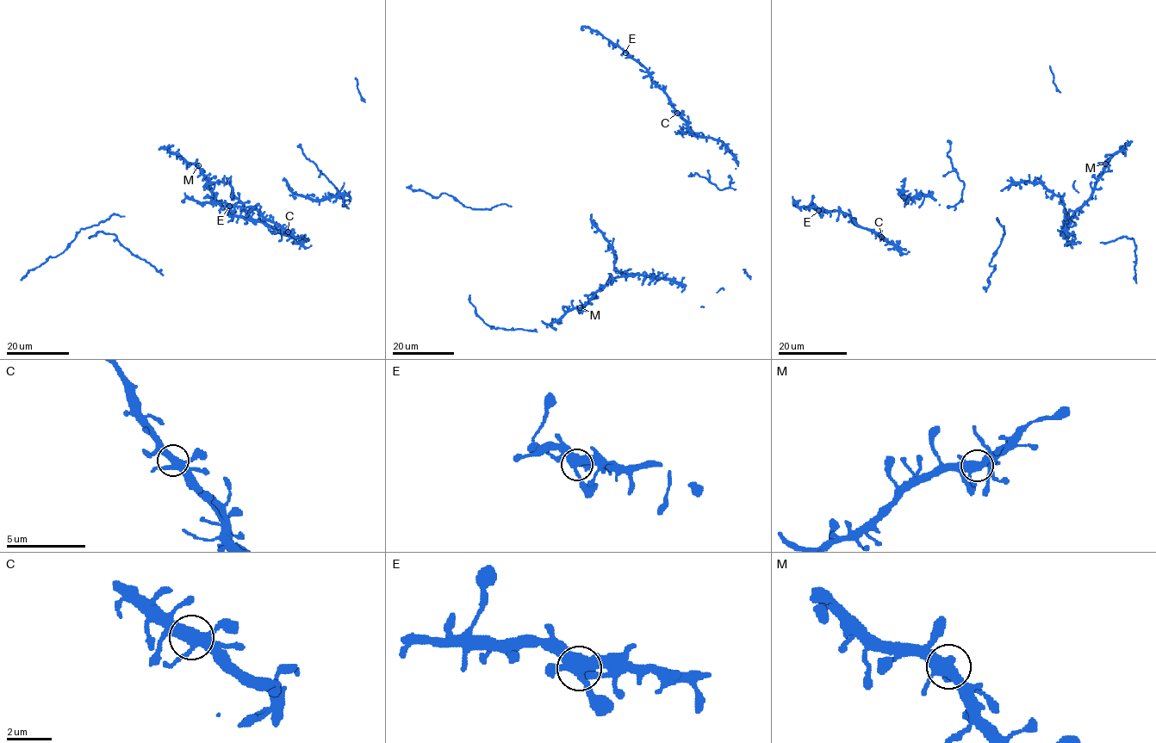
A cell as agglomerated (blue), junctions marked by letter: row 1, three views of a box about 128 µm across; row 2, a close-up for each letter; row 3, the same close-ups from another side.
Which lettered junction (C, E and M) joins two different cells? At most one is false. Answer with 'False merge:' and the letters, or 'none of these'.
False merge: none of these

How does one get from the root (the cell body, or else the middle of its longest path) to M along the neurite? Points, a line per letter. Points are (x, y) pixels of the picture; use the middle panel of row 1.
M: (605, 237), (615, 256), (614, 267), (624, 274), (612, 278), (580, 307)

